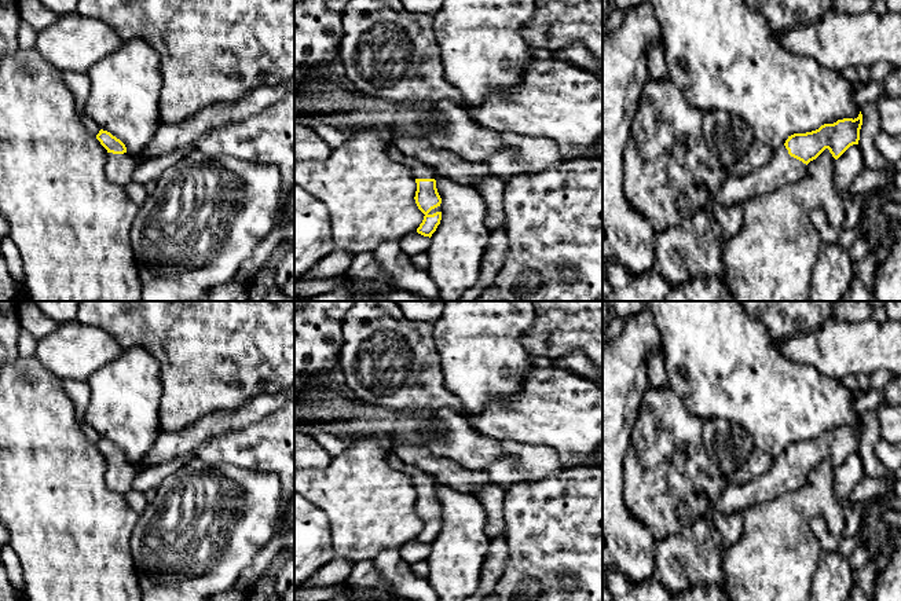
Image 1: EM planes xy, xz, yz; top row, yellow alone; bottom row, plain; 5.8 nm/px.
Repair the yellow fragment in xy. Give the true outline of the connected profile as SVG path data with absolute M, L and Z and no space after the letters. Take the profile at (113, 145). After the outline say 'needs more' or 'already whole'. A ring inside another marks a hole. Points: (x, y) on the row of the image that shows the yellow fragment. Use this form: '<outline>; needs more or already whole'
M100 129L96 139L107 150L105 166L107 180L113 184L127 187L132 182L132 175L139 161L135 160L127 151L125 144L110 132Z; needs more

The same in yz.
M862 114L857 118L843 118L824 124L818 129L788 136L784 144L773 149L770 161L747 175L729 175L724 187L706 206L711 215L714 205L729 208L744 205L755 195L774 191L806 175L807 164L825 149L838 160L850 146L858 144Z; needs more

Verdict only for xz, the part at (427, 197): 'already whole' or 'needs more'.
needs more

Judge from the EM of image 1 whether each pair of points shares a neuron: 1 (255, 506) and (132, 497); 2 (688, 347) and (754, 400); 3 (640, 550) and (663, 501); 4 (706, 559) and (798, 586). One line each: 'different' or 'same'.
1: different
2: same
3: different
4: different

